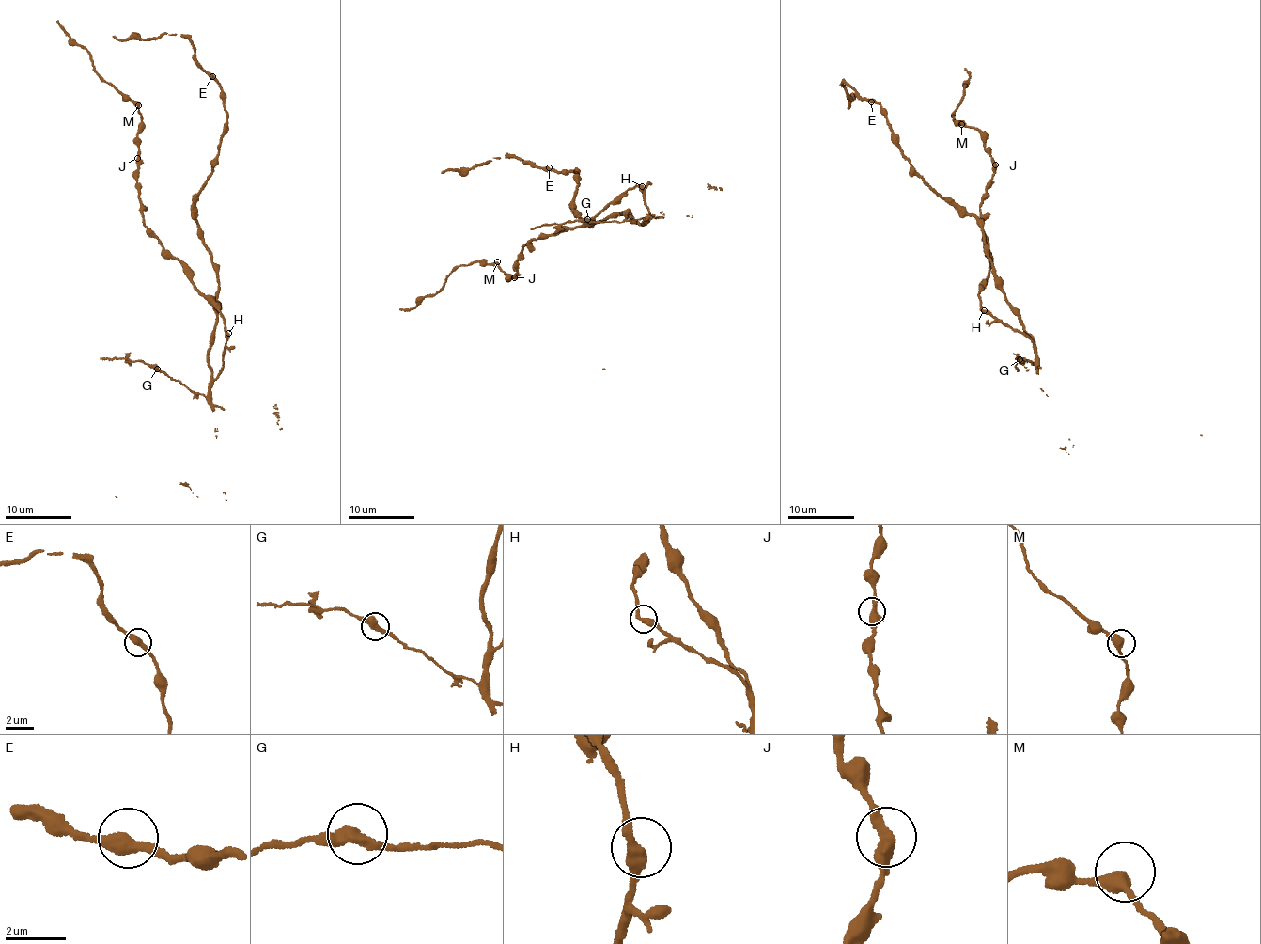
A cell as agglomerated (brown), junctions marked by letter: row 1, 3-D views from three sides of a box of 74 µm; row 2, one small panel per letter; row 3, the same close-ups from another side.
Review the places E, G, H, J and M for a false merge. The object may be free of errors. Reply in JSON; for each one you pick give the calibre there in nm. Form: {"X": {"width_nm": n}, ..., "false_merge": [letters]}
{"false_merge": []}

